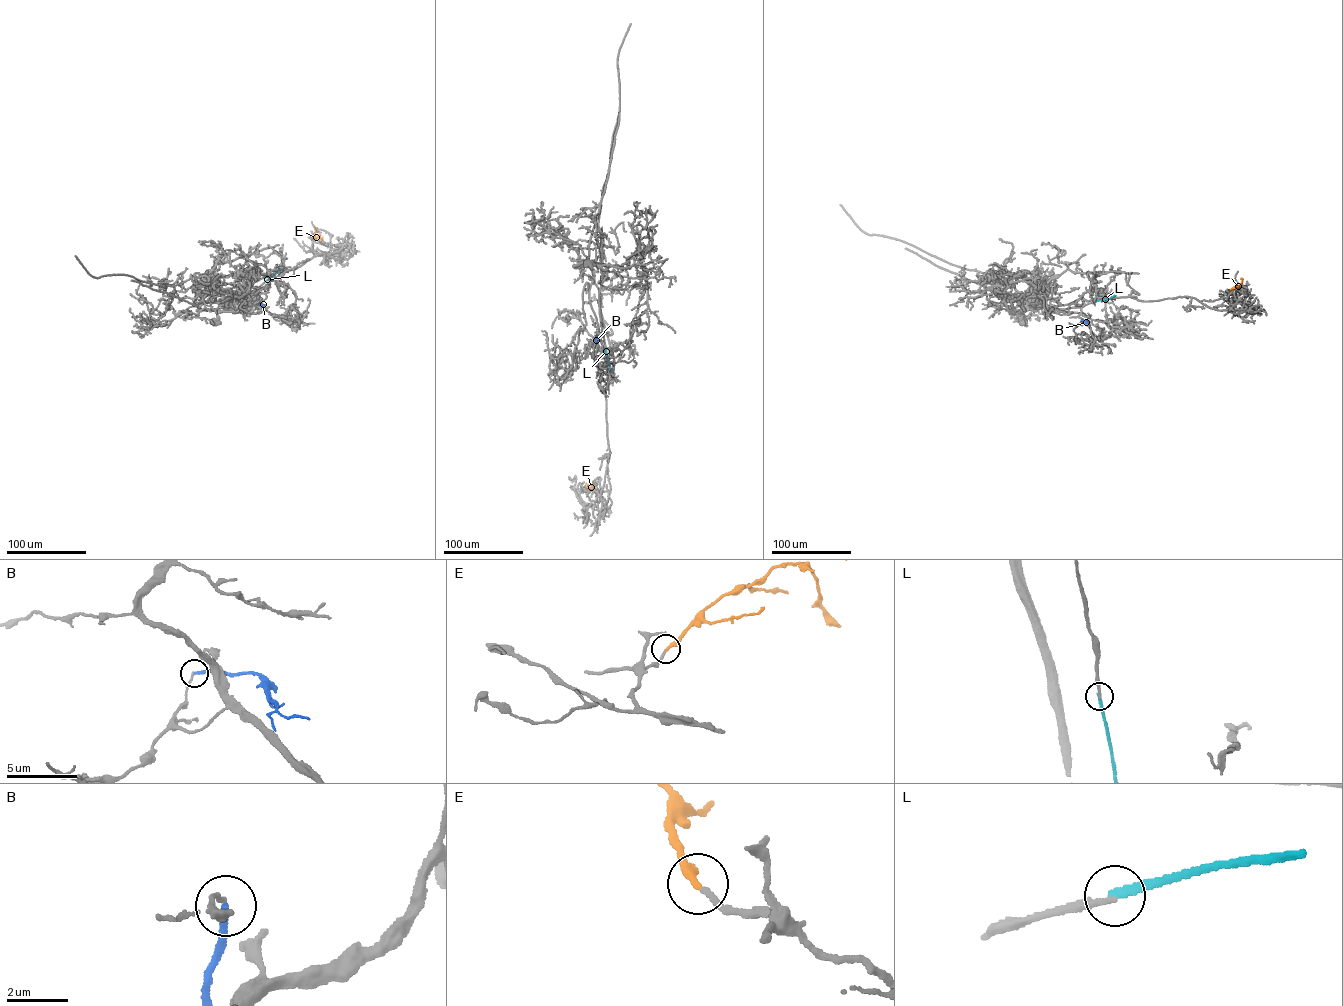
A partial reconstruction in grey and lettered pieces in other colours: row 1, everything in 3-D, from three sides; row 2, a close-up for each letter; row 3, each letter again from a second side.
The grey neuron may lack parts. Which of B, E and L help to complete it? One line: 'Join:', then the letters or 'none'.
Join: E, L

